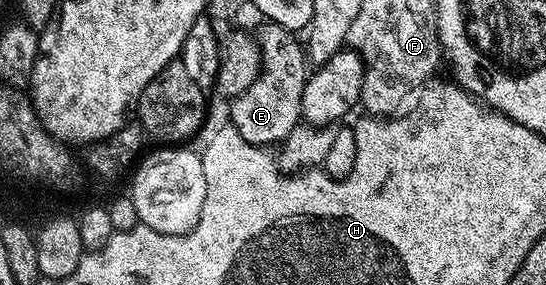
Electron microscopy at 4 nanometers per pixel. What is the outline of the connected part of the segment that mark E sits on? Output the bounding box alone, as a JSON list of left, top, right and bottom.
[228,21,307,148]

